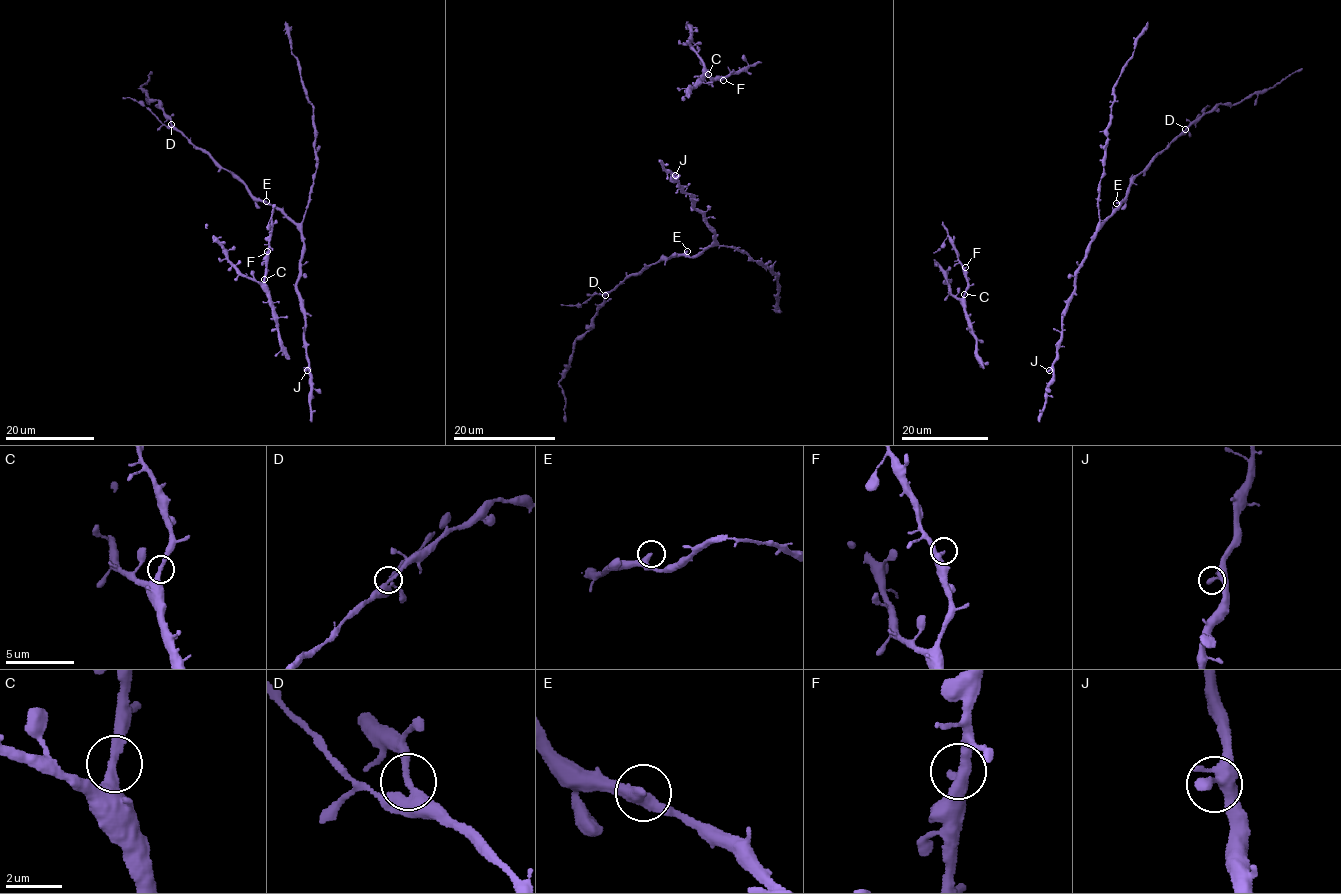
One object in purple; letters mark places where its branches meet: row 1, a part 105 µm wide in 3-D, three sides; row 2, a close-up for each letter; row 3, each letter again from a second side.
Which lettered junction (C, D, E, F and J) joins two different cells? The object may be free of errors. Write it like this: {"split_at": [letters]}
{"split_at": []}

